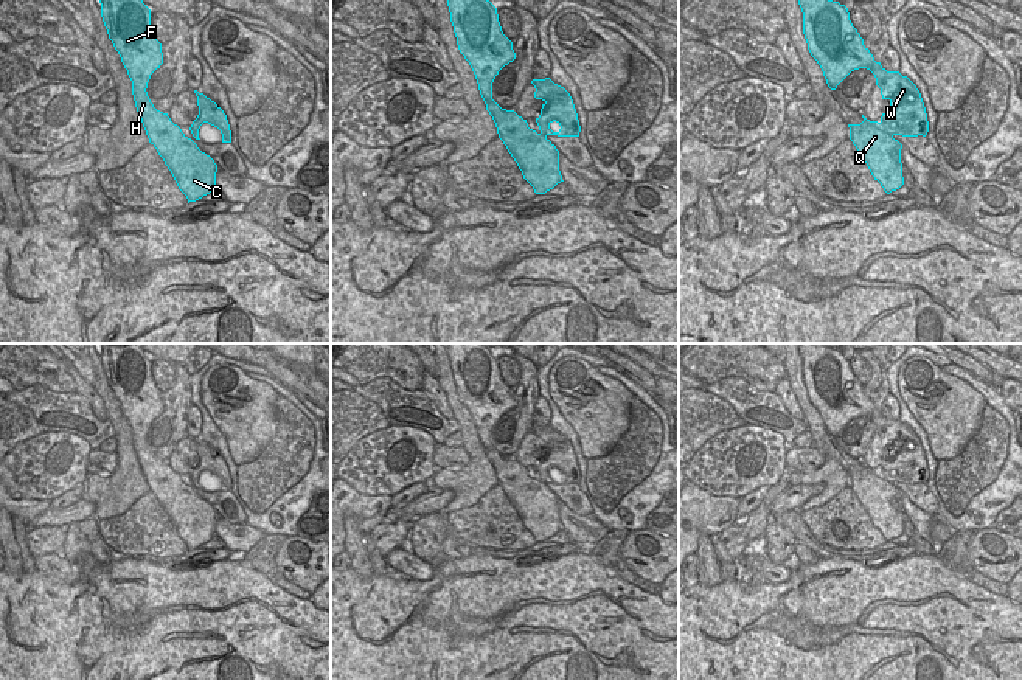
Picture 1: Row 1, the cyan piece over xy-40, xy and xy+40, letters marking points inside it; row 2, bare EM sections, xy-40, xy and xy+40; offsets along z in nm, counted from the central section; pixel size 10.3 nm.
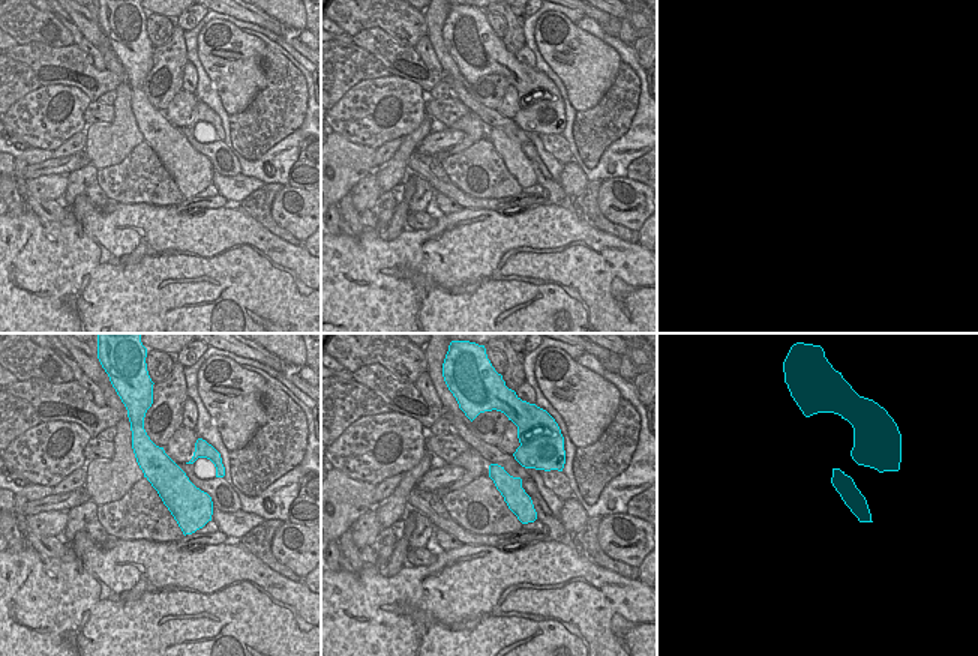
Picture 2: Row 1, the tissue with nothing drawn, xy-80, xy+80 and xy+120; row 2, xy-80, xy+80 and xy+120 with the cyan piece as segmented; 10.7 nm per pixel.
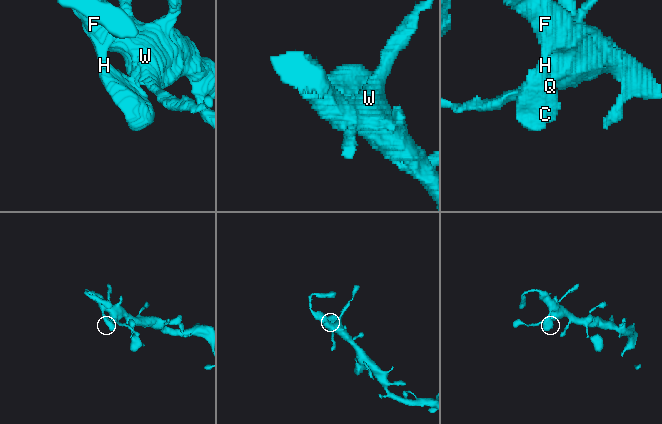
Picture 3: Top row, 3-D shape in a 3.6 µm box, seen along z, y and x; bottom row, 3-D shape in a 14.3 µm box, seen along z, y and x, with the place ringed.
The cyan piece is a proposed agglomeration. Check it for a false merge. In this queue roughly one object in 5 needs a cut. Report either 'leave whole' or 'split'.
leave whole

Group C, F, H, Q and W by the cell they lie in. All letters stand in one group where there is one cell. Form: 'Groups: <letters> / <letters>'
Groups: C F H Q W.

